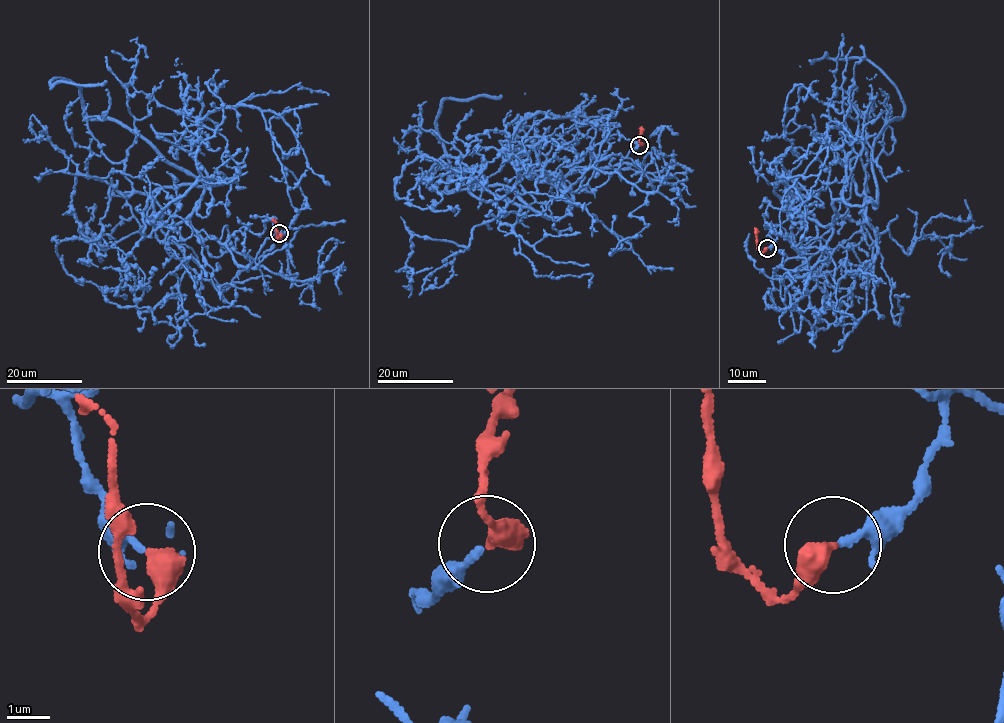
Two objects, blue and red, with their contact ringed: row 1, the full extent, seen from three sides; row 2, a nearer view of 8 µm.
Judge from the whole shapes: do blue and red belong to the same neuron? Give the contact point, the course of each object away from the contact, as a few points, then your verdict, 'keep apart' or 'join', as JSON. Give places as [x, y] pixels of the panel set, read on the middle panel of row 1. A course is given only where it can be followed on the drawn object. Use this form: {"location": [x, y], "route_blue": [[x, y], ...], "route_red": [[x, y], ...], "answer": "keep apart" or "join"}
{"location": [639, 145], "route_blue": [[639, 145], [593, 190], [542, 178], [572, 199], [550, 218], [465, 167], [405, 167], [396, 196], [455, 216]], "route_red": [[640, 145], [642, 126]], "answer": "join"}

